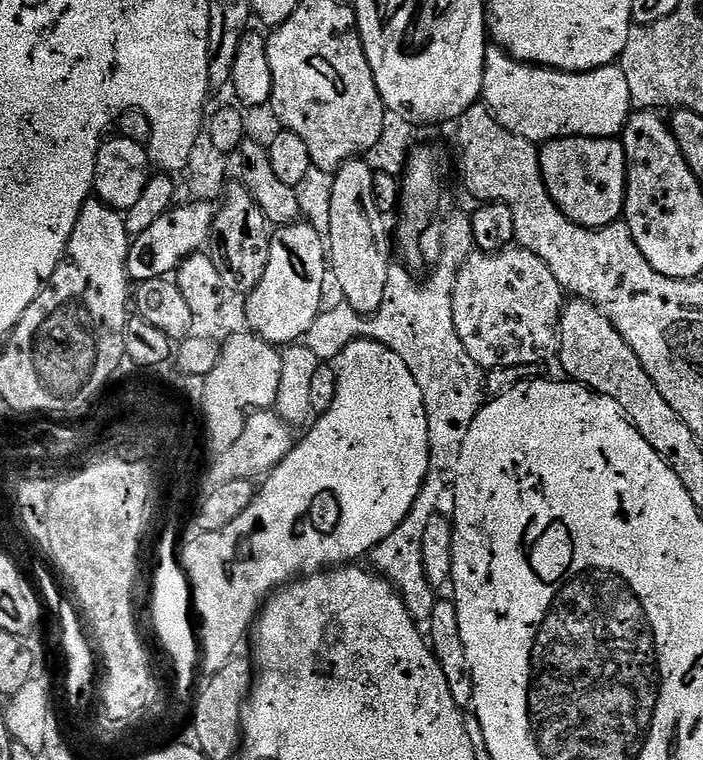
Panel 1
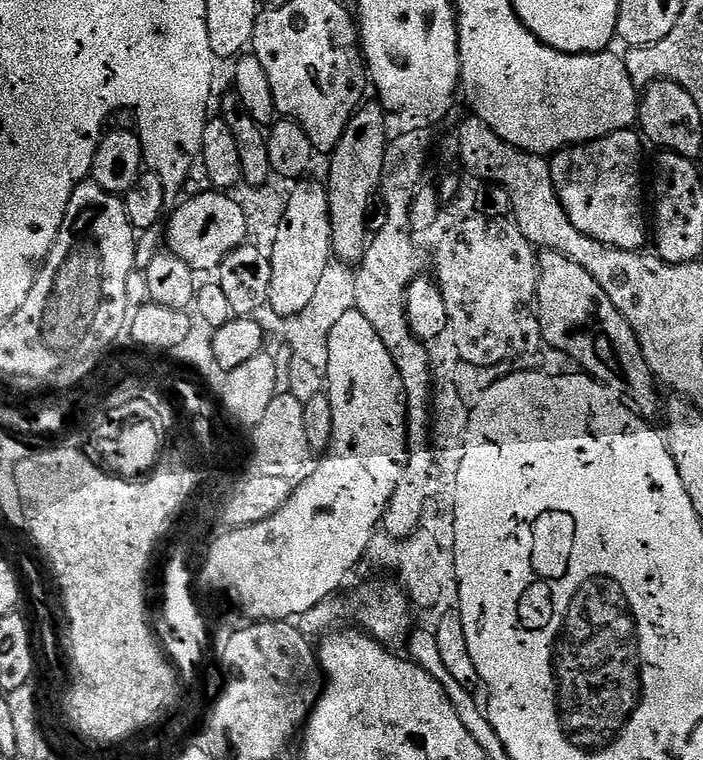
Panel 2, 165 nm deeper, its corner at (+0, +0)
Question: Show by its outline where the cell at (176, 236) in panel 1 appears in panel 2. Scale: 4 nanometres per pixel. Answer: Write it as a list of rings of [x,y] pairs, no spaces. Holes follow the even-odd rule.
[[[207,190],[201,196],[192,196],[168,220],[167,251],[186,262],[193,272],[215,273],[220,264],[236,248],[249,239],[246,214],[239,199],[231,200],[231,195],[220,190]]]

